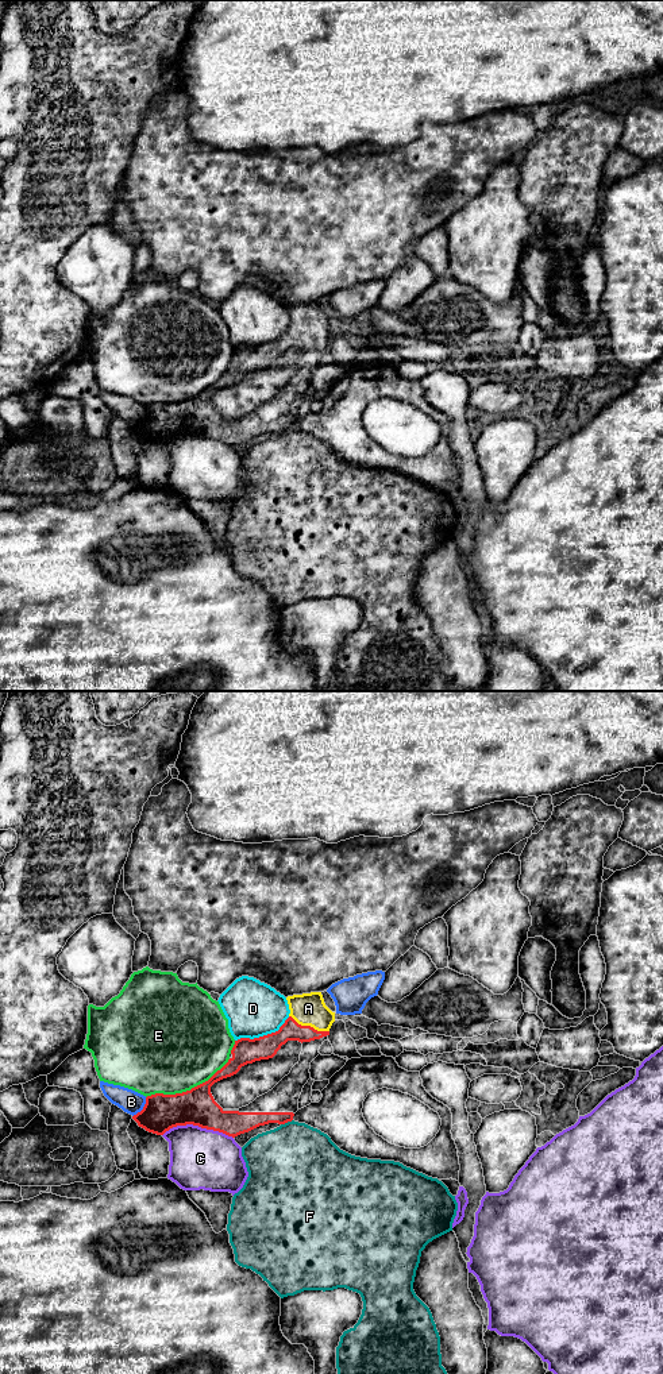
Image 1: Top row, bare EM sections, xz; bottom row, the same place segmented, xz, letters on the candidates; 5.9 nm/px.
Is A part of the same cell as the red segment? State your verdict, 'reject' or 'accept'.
accept

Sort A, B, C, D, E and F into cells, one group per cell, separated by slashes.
A / B / C / D / E / F

